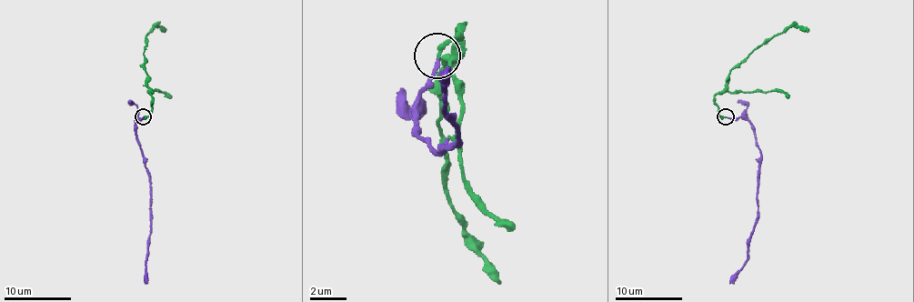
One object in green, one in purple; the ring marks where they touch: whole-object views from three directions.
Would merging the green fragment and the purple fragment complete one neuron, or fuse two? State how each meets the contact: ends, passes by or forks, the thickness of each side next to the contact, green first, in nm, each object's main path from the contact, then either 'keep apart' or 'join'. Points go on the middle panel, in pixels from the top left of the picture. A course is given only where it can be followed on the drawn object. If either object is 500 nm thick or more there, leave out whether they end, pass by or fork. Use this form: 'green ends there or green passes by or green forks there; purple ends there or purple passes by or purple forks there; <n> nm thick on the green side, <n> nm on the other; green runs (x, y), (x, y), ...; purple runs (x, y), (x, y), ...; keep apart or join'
green ends there; purple ends there; 280 nm thick on the green side, 180 nm on the other; green runs (438, 55), (456, 41), (461, 27), (452, 59), (443, 77), (443, 186), (470, 232), (484, 264), (502, 282); purple runs (438, 59), (420, 109), (420, 136), (434, 150), (456, 141), (456, 145), (447, 118), (447, 68); join

